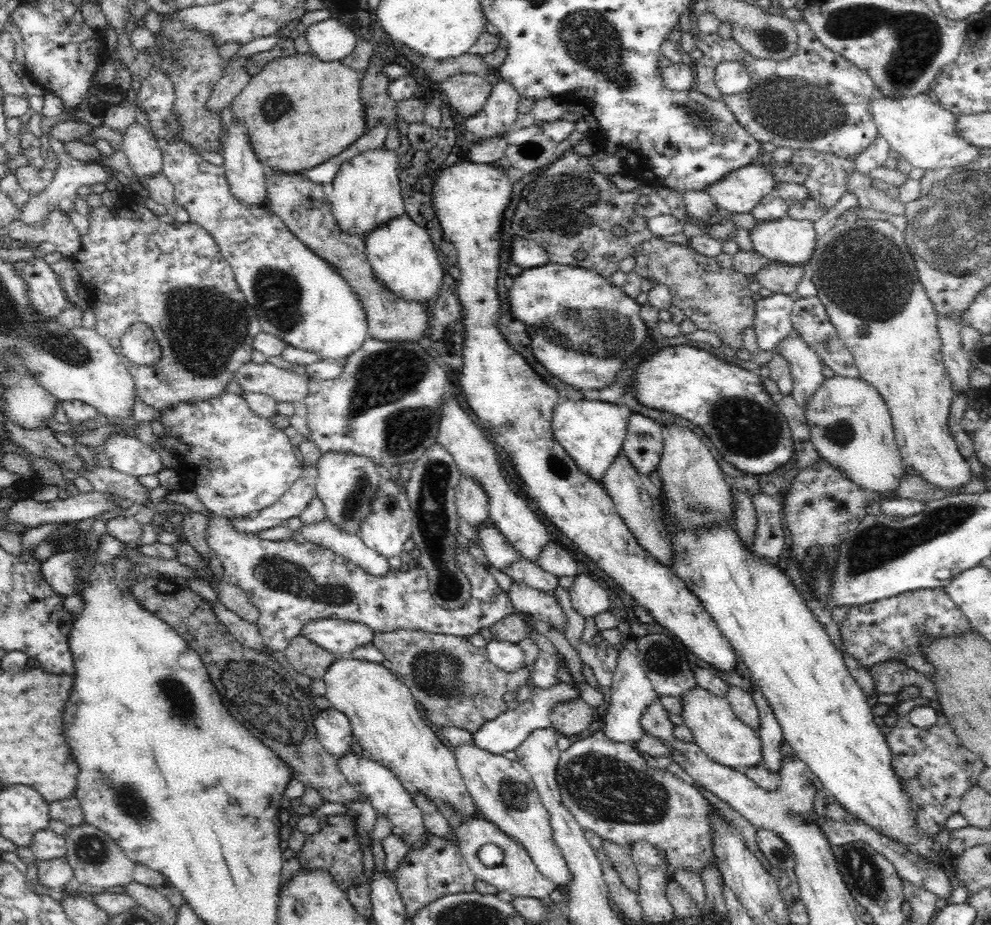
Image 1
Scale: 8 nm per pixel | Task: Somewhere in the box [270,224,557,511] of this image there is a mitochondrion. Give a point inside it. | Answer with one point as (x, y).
(387, 377)

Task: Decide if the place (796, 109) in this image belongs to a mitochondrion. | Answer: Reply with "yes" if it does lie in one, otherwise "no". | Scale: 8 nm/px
yes

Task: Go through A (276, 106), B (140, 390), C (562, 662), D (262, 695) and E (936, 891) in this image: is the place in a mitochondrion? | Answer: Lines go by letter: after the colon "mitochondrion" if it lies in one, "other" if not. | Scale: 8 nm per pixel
A: mitochondrion
B: other
C: other
D: mitochondrion
E: other

